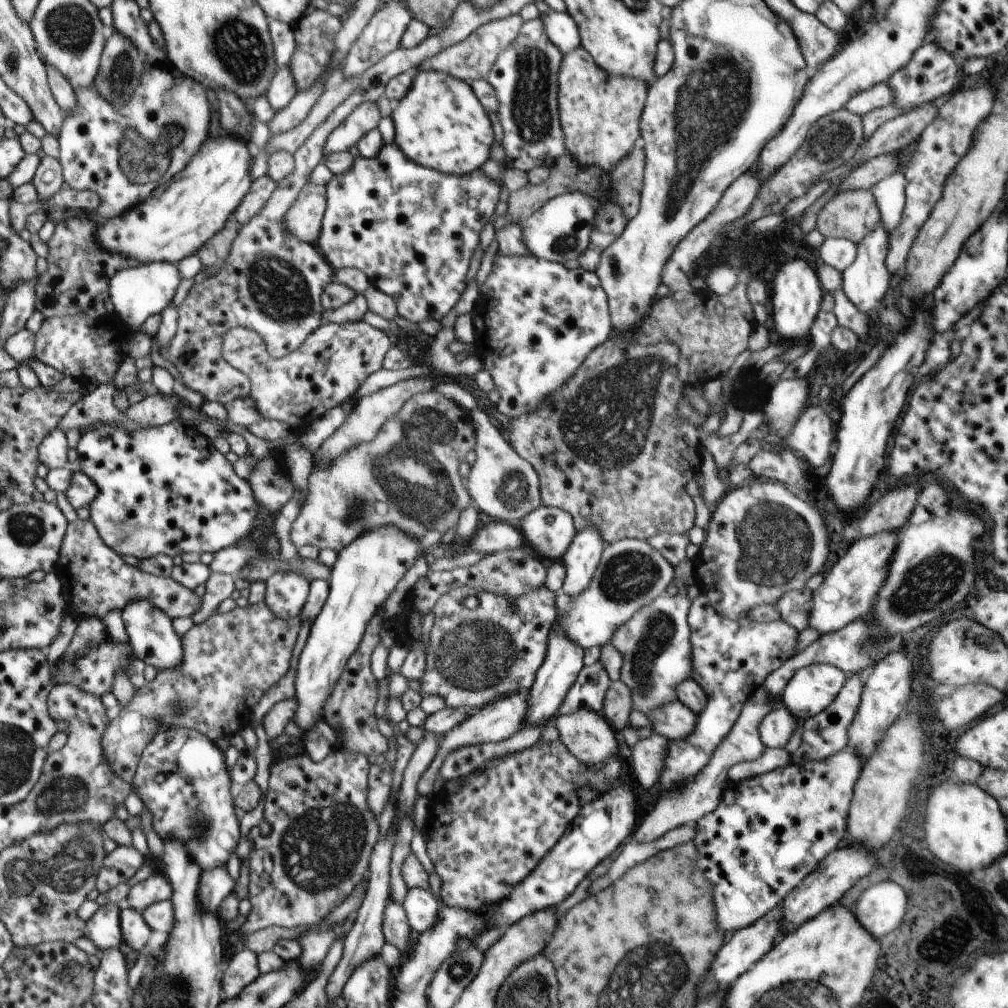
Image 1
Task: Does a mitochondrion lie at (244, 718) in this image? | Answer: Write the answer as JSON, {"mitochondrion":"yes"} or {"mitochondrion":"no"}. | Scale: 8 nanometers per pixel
{"mitochondrion":"no"}

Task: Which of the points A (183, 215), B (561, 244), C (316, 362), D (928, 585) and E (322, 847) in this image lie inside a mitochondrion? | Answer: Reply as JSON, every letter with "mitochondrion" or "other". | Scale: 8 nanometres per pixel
{"A":"other","B":"mitochondrion","C":"other","D":"mitochondrion","E":"mitochondrion"}

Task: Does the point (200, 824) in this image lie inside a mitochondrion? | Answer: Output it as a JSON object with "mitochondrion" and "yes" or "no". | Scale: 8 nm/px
{"mitochondrion":"yes"}

